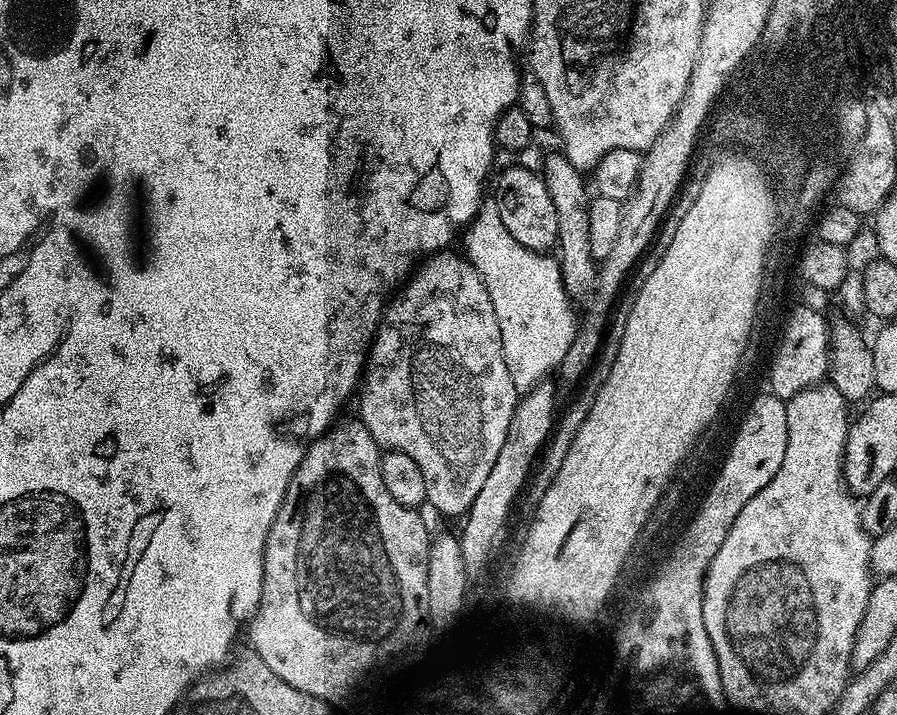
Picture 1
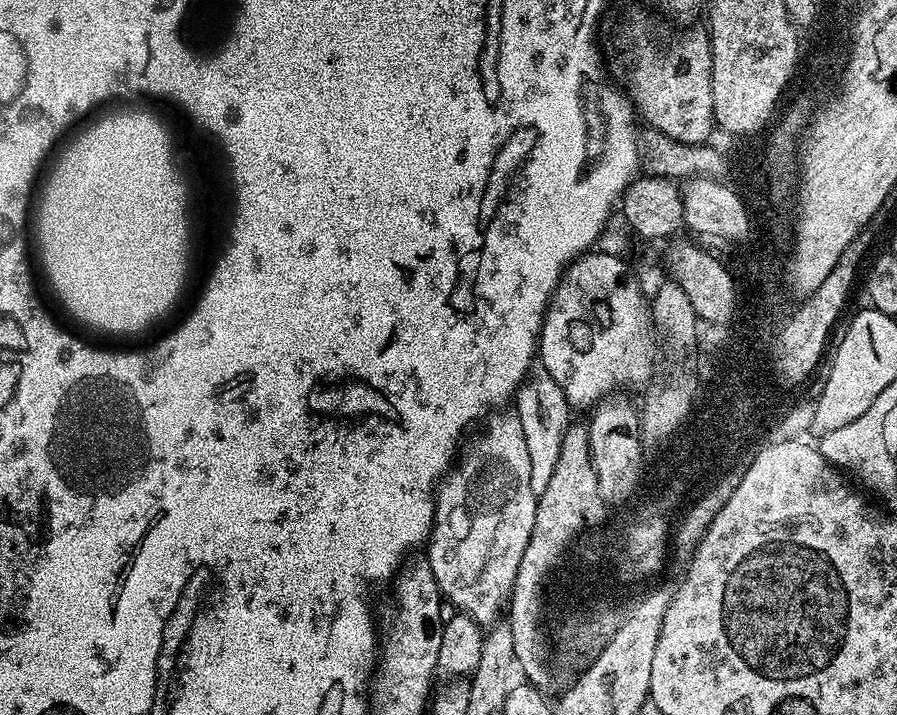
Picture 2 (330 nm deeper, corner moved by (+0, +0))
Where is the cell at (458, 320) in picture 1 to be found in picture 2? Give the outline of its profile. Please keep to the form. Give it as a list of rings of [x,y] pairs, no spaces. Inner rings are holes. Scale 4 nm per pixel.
[[[508,410],[503,414],[489,415],[487,420],[488,429],[481,436],[473,438],[472,445],[464,452],[464,457],[462,457],[463,452],[459,457],[454,471],[445,475],[437,487],[436,518],[432,521],[432,535],[426,544],[426,549],[428,548],[426,559],[440,587],[441,597],[445,601],[452,603],[457,613],[474,618],[474,622],[481,626],[491,626],[497,623],[501,619],[502,613],[508,607],[508,601],[514,586],[514,578],[518,578],[518,566],[522,563],[522,554],[526,554],[526,542],[530,542],[530,534],[534,530],[534,514],[536,513],[536,501],[538,499],[537,492],[530,486],[530,454],[526,451],[526,434],[522,434],[520,417],[516,415],[515,411]]]

